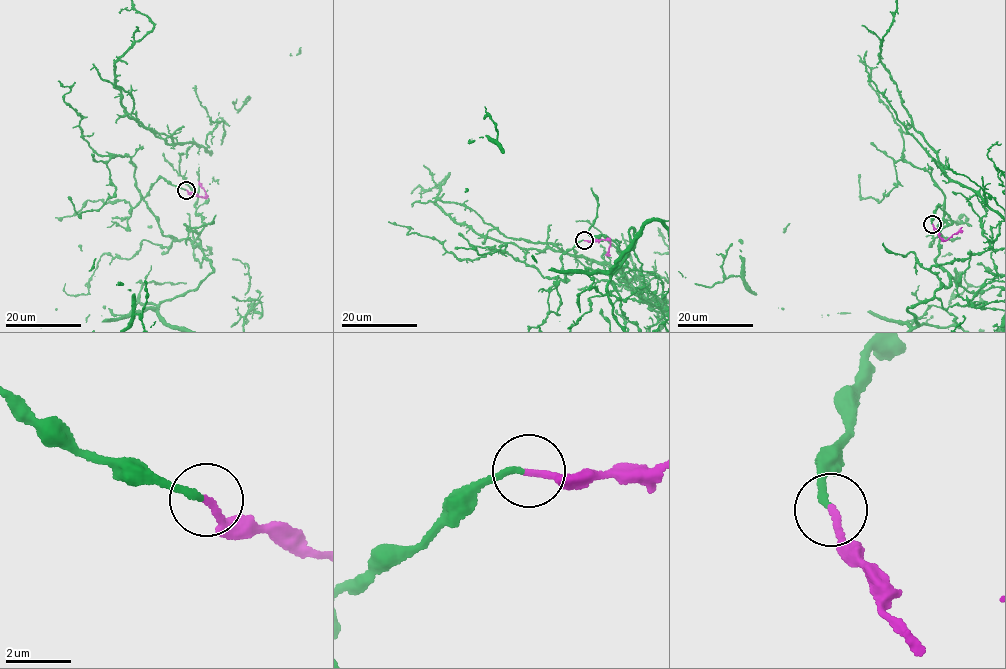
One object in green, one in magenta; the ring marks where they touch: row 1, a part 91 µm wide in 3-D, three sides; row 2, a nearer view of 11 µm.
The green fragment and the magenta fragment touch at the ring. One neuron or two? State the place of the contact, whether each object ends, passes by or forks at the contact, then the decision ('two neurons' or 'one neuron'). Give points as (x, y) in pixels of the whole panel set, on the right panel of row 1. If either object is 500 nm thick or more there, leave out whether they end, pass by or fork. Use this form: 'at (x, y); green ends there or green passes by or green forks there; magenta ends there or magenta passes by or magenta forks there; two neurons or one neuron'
at (932, 224); green ends there; magenta ends there; one neuron

